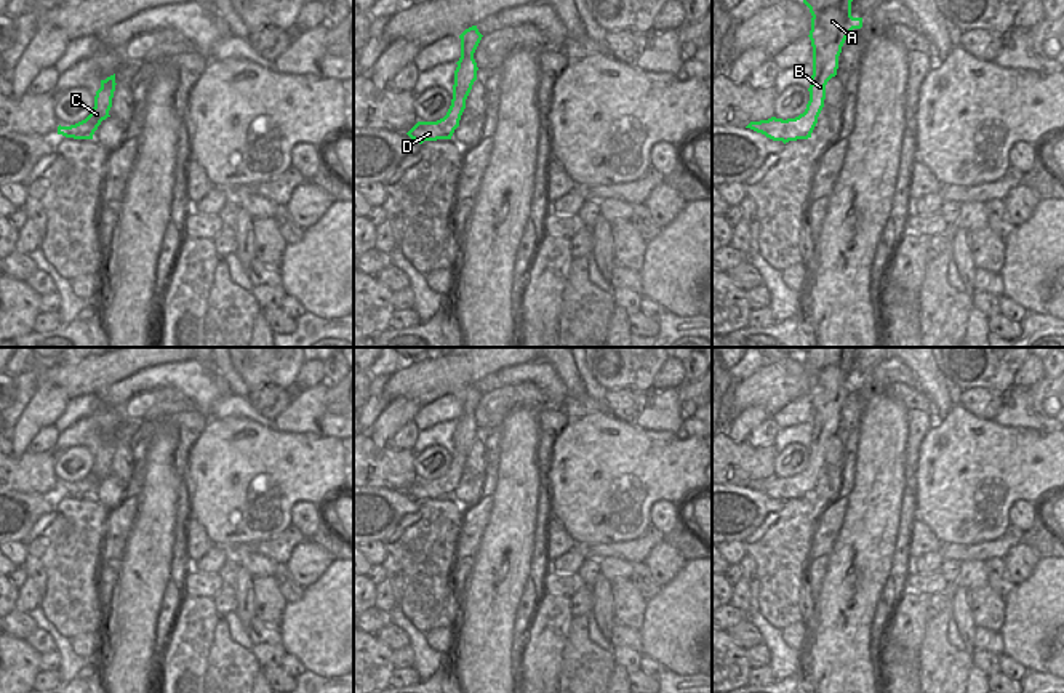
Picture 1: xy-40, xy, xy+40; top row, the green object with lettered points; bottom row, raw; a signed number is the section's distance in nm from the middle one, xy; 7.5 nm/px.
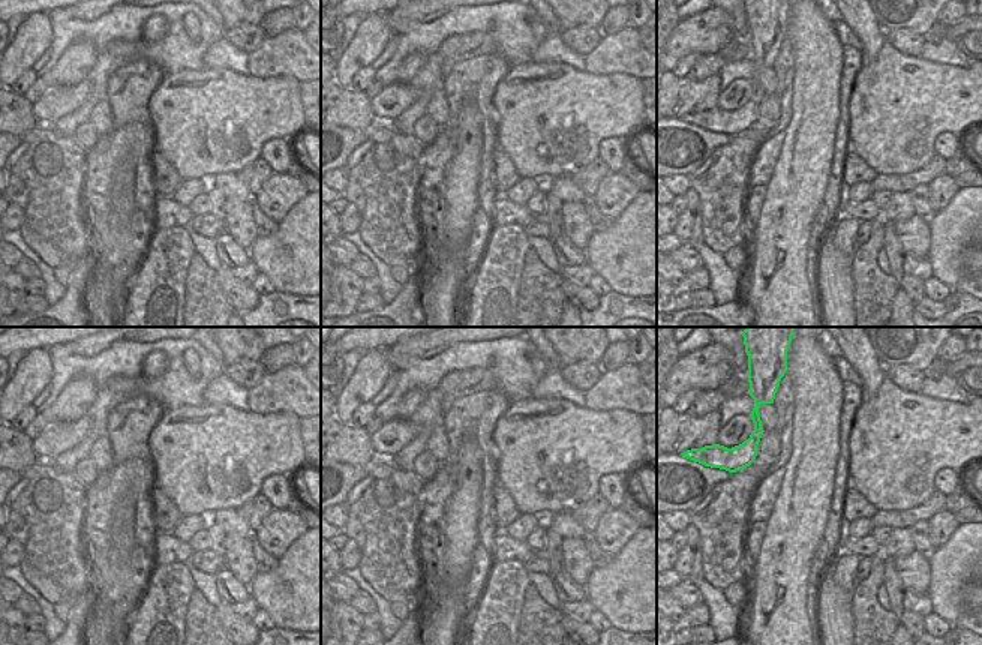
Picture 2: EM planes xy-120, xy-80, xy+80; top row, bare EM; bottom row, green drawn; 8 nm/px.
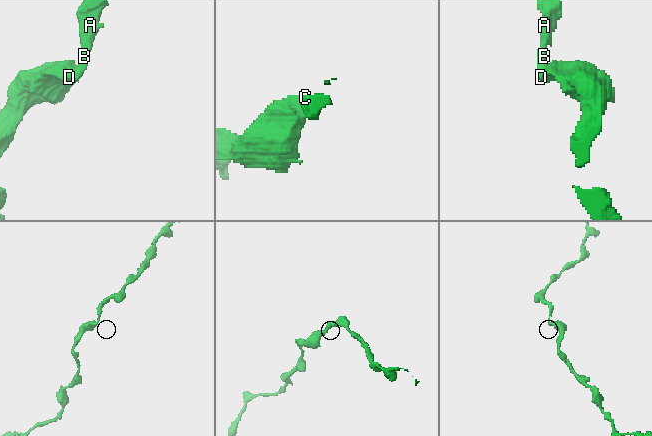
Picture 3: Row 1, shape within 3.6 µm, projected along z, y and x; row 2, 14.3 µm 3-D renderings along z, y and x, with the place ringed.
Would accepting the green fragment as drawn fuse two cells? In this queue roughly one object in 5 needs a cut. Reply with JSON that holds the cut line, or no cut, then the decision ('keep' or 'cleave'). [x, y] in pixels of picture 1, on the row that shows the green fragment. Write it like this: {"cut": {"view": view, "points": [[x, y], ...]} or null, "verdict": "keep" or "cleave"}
{"cut": null, "verdict": "keep"}

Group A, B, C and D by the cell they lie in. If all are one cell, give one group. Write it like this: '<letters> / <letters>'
A B C D

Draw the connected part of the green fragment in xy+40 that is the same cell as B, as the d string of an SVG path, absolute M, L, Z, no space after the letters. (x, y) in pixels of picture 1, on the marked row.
M803 0L811 13L810 40L813 46L813 75L810 101L803 114L795 118L776 118L750 122L746 128L765 134L784 144L808 139L824 107L826 85L837 75L842 46L853 29L862 27L862 18L851 16L853 0Z

